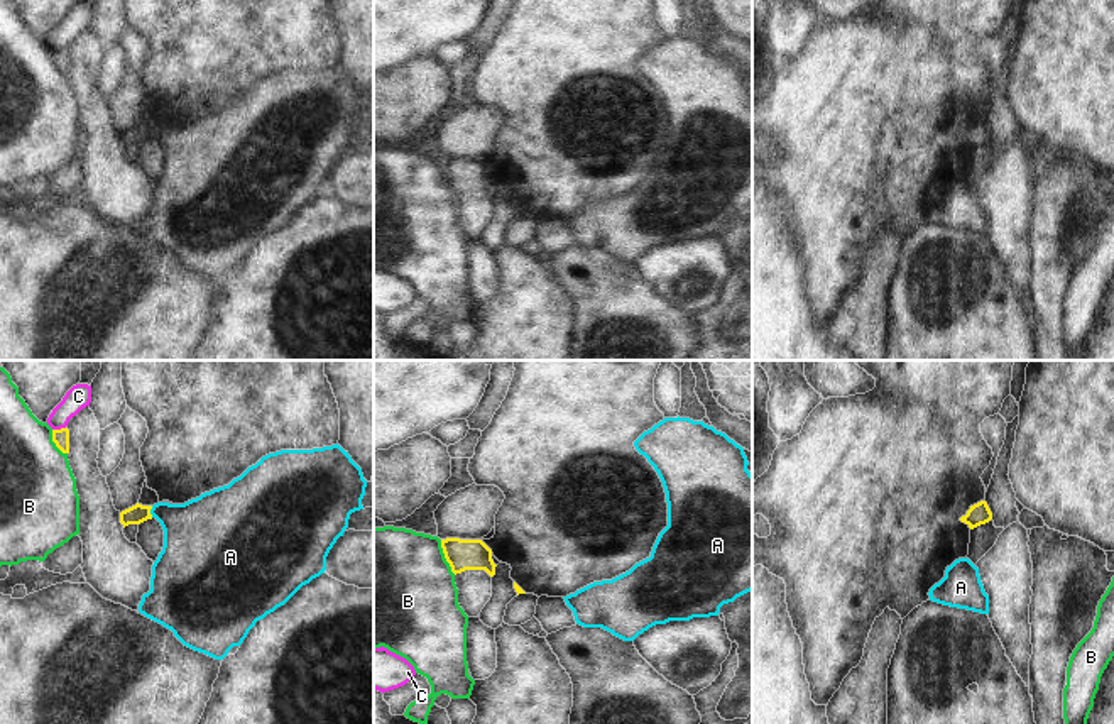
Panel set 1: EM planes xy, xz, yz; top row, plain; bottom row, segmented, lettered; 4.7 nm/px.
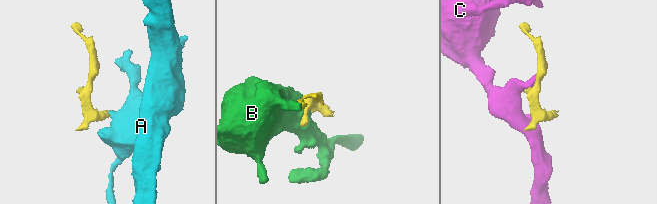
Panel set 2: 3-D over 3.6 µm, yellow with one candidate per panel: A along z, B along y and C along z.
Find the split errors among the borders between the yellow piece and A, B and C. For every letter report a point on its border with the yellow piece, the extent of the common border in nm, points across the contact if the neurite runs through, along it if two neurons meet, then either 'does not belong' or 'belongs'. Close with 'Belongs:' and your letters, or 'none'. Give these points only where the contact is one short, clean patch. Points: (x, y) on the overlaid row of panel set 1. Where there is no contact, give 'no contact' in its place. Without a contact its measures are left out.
A: contact xy (149, 511); length 60 nm; way xy (136, 515), (149, 511), (163, 511), (196, 533); belongs
B: contact xz (445, 557); length 180 nm; does not belong
C: contact xy (58, 430); length 70 nm; border xy (65, 427), (53, 430); does not belong
Belongs: A

